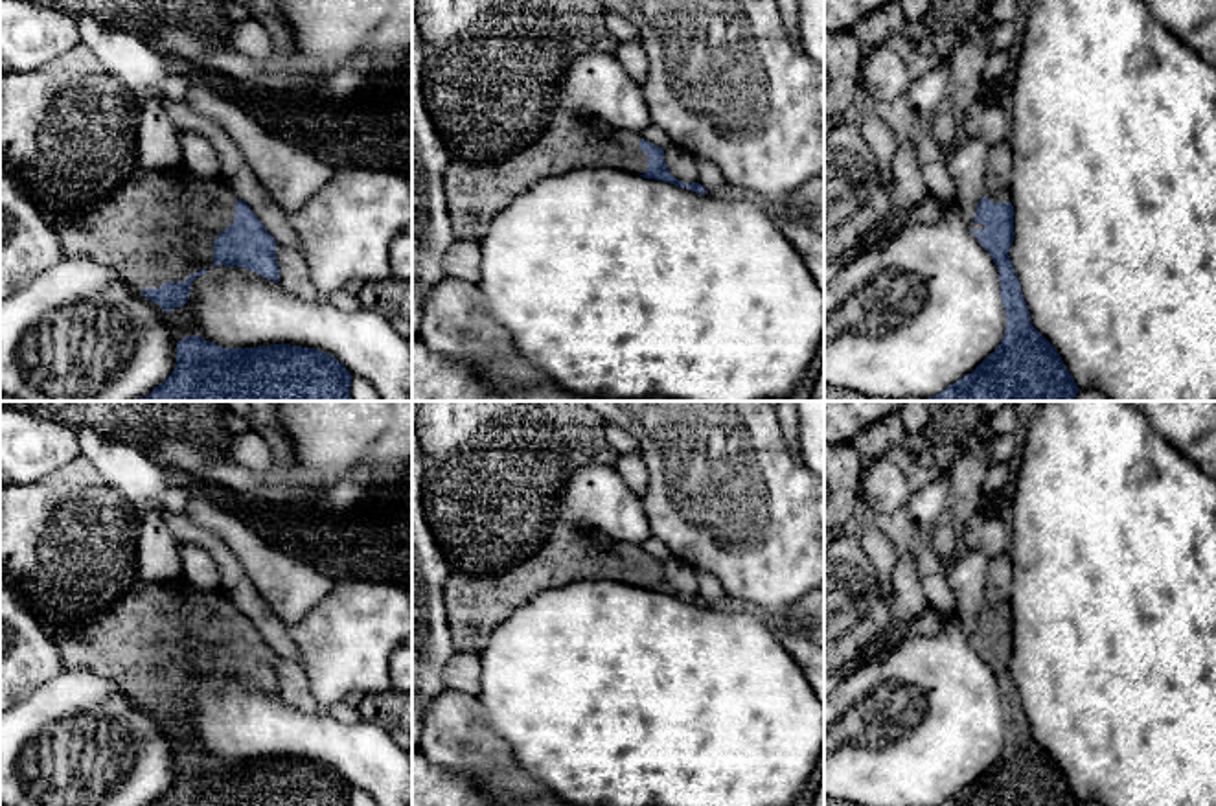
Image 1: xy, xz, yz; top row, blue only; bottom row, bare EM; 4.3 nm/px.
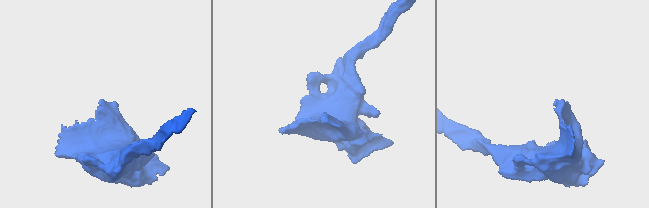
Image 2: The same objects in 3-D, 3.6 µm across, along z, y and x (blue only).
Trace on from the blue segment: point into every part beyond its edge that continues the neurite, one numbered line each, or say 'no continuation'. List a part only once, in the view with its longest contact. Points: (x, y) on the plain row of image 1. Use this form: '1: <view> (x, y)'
1: xy (155, 639)

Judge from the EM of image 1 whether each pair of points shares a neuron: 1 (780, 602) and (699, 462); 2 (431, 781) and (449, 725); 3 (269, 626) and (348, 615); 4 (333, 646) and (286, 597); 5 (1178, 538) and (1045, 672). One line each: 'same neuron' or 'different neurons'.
1: same neuron
2: different neurons
3: different neurons
4: different neurons
5: same neuron

